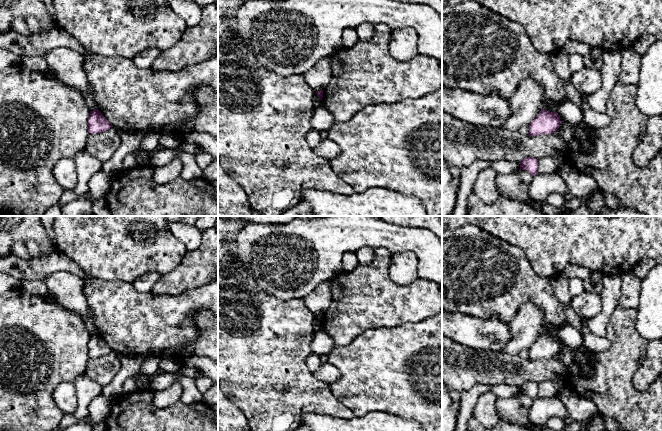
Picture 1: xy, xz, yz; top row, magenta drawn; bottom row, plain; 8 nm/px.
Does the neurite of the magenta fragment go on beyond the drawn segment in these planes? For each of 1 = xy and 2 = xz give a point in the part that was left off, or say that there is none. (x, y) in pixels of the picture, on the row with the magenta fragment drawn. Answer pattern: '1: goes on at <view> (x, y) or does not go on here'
1: does not go on here
2: does not go on here

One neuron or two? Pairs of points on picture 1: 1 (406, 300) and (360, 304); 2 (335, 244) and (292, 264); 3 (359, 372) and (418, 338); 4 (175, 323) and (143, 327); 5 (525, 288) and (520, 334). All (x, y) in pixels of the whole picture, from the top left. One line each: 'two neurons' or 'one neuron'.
1: one neuron
2: one neuron
3: one neuron
4: one neuron
5: two neurons

